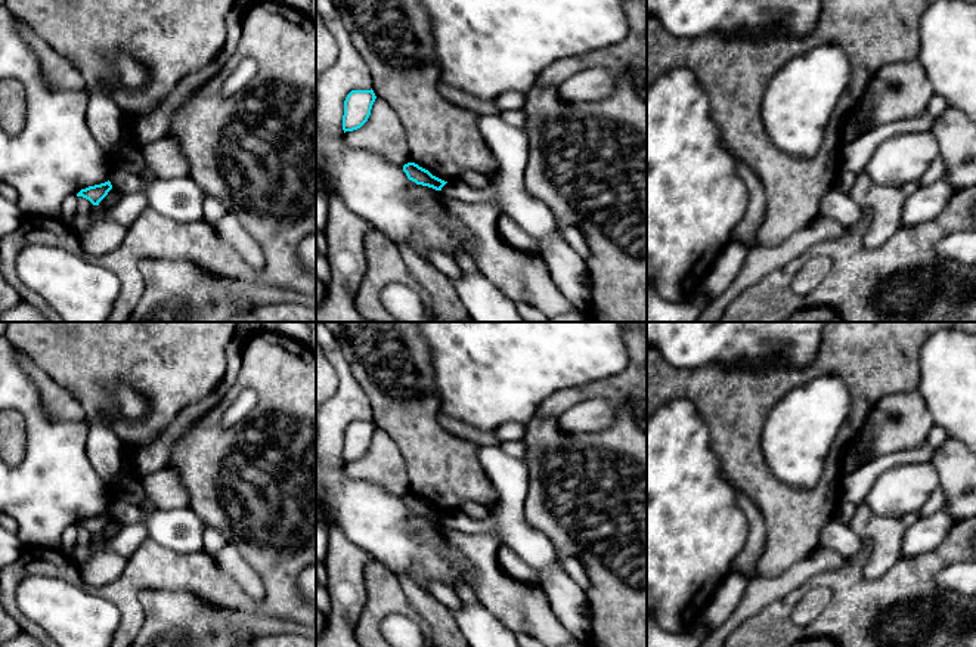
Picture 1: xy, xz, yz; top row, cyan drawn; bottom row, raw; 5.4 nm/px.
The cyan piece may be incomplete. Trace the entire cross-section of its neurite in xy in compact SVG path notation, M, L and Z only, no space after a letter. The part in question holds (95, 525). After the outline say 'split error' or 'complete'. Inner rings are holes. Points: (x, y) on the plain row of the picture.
M105 513L100 516L89 517L86 520L81 520L77 527L83 527L89 530L93 536L99 536L99 533L108 526L108 523L112 520L111 513Z; complete

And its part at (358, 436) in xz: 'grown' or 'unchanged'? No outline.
unchanged

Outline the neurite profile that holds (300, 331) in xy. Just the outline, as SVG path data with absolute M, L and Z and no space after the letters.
M261 322L261 329L276 332L281 337L294 338L306 344L310 338L310 326L307 322Z

